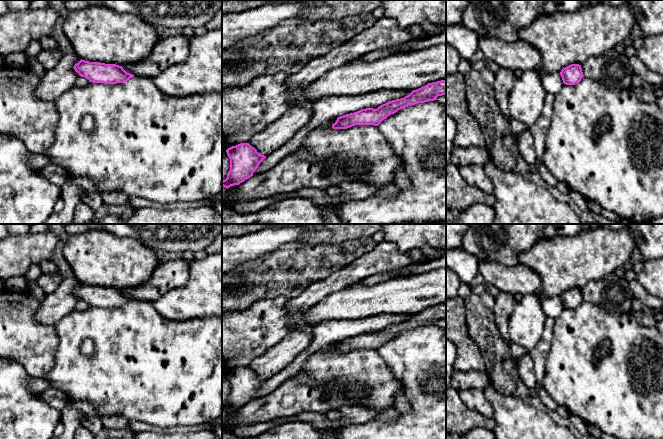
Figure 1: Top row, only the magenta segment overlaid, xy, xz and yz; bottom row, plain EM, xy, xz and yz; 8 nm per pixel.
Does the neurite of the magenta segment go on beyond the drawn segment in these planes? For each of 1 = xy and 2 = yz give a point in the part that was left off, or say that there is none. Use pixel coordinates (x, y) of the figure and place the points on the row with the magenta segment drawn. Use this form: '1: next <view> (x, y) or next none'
1: next none
2: next none

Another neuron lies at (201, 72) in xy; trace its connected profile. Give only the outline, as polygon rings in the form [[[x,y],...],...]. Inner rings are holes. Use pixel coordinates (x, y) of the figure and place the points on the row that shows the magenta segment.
[[[222,27],[190,37],[189,57],[153,81],[165,95],[176,98],[208,92],[222,94]]]

